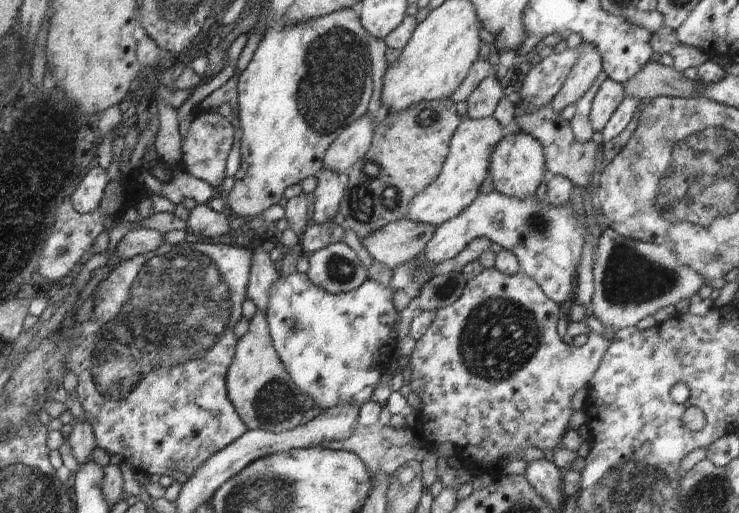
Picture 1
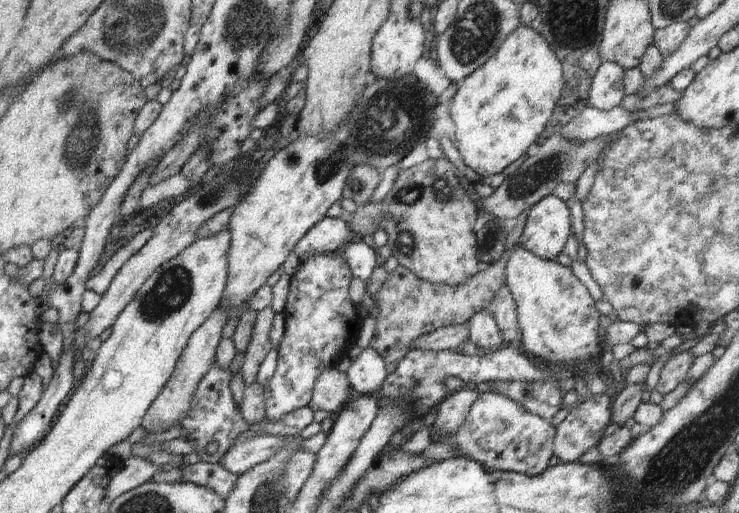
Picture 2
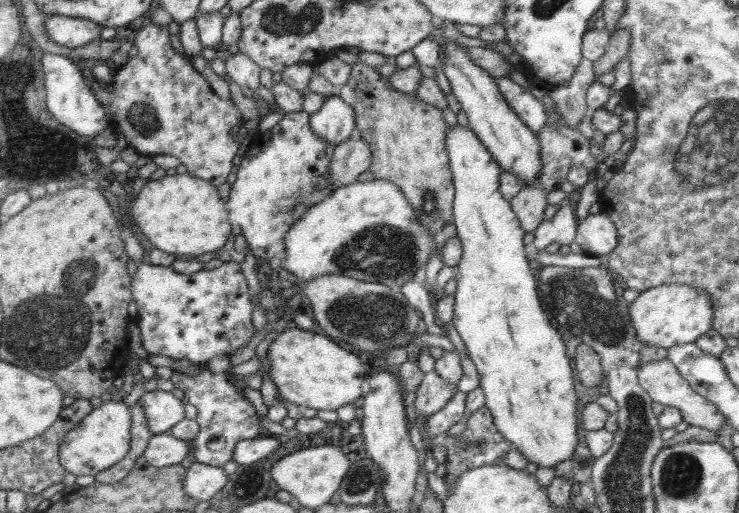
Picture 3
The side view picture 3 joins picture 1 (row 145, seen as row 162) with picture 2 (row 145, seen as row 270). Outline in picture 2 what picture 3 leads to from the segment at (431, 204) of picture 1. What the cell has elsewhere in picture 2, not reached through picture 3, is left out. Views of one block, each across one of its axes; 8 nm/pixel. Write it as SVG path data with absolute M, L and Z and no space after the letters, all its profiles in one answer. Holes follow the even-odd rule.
M521 23L510 32L500 44L496 54L486 60L484 66L474 70L458 85L456 95L450 106L450 119L455 127L454 145L464 158L465 166L480 177L501 174L510 164L530 153L530 146L542 134L552 112L562 94L563 67L558 56L550 49L546 40L530 26Z

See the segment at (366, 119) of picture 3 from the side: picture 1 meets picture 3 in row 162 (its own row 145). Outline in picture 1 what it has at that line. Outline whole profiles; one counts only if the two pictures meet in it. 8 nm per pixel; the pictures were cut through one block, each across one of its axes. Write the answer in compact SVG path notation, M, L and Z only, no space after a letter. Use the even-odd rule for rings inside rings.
M448 98L421 101L396 114L388 112L388 116L380 124L376 124L372 144L364 154L364 158L352 164L352 168L348 170L348 187L344 190L338 208L338 212L342 213L345 219L344 227L354 230L358 239L362 240L390 222L403 220L412 198L418 192L422 192L428 184L432 184L440 174L444 160L448 156L450 140L463 120L456 109L456 104Z

